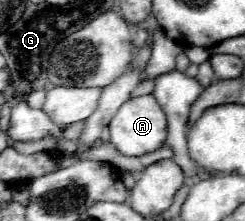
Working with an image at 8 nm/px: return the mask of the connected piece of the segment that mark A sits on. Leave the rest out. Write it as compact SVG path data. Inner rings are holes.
M153 94L137 96L137 98L129 98L129 102L125 102L117 110L117 114L109 122L109 130L111 130L111 144L121 154L143 156L147 152L153 152L163 146L163 142L167 138L167 118L165 118L165 112L161 110L161 106L157 104L157 100L153 98Z

